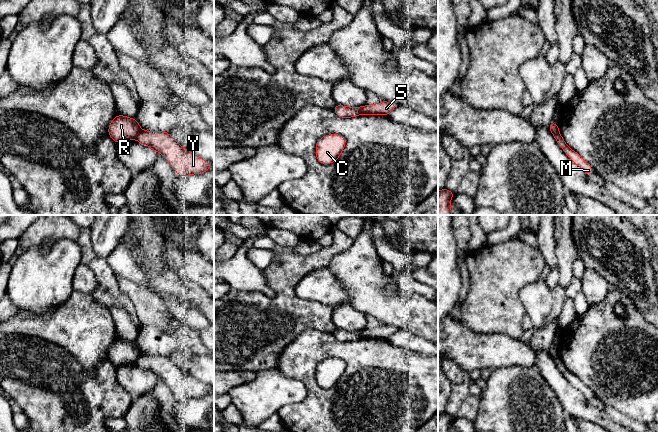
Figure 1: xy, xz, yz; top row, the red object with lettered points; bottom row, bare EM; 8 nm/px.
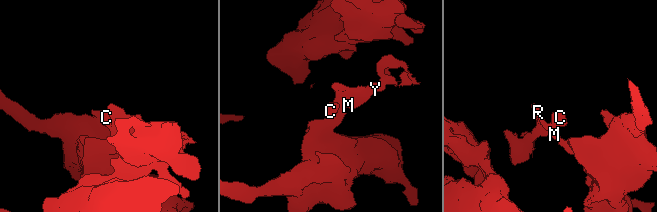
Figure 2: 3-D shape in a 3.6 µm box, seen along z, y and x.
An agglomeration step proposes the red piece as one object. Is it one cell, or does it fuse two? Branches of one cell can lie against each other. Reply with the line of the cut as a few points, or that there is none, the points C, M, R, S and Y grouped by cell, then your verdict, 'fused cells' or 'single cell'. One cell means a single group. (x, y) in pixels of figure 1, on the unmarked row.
xy (141, 354), (134, 362) | C R / M S Y | fused cells

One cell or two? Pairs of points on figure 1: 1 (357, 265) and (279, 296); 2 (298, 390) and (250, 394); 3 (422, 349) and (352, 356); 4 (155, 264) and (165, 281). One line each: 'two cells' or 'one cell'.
1: two cells
2: one cell
3: two cells
4: one cell

